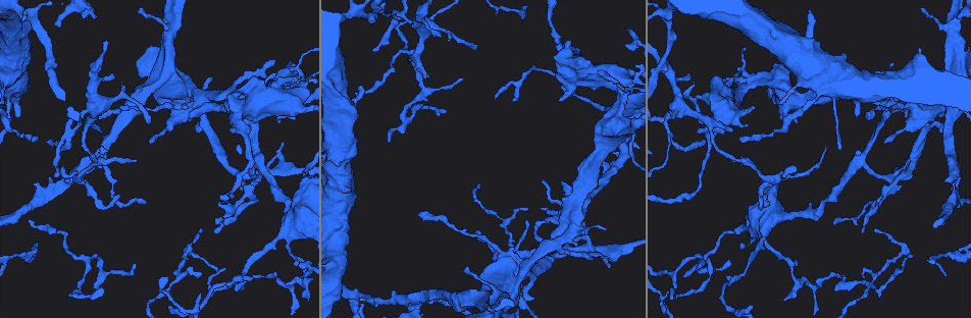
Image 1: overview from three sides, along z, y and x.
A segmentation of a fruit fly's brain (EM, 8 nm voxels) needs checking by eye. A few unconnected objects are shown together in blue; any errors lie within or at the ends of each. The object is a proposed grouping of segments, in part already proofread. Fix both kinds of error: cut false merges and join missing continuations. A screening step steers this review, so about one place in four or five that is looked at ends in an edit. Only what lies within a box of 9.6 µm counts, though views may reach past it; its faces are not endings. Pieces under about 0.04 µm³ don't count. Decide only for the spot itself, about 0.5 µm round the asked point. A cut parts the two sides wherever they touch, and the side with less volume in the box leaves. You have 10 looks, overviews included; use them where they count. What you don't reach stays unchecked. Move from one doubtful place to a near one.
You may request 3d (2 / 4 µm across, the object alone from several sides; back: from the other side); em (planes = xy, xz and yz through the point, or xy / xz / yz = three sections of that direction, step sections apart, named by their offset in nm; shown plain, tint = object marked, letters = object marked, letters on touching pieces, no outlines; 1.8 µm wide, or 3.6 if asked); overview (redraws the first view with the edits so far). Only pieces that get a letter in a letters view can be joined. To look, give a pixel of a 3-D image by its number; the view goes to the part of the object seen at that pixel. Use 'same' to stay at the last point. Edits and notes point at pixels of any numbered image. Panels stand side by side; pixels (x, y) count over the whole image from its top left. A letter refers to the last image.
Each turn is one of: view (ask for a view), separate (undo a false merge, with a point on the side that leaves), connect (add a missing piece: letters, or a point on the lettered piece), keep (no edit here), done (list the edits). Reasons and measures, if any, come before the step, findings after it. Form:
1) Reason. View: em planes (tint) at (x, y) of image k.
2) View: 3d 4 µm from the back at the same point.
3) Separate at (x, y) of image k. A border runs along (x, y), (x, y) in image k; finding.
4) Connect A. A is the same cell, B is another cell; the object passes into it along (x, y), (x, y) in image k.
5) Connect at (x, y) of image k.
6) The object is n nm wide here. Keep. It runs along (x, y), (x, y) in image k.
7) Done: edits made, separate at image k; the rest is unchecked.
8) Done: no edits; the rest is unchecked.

Calibre changes. View: em 3.6 µm yz step 4 (tint) at (295, 219) of image 1.

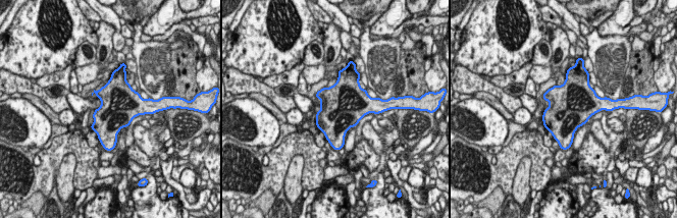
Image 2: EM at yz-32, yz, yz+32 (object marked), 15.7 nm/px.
View: em 3.6 µm planes (letters) at the same point.

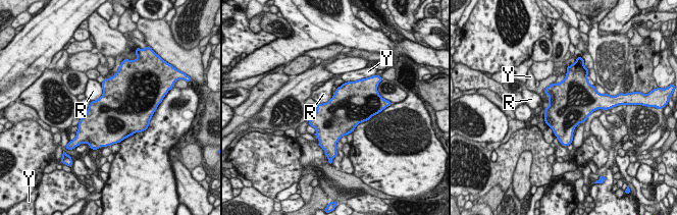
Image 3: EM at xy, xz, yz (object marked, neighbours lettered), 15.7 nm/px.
The longest contact is with R, 360 nm. Keep. R and Y are other cells; all the same neuron.

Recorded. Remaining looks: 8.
View: em planes (letters) at (755, 109) of image 1.

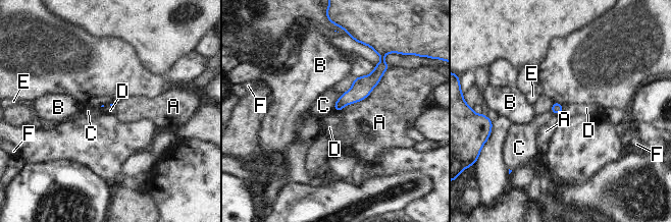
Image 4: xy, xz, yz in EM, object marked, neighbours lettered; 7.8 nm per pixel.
Keep. A, B, C, D, E and F are other cells; a border runs along (562, 104), (563, 112) in image 4; none of them fits.

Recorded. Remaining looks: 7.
Four or more arms meet. View: 3d 4 µm at (623, 97) of image 1.

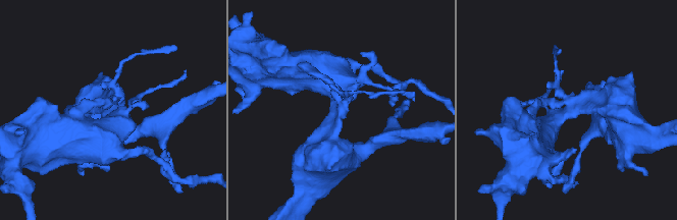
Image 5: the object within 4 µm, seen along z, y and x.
View: em xz step 8 (tint) at (336, 111) of image 5.

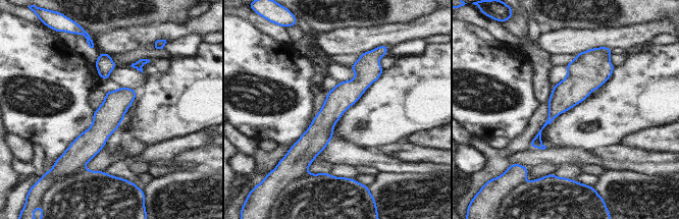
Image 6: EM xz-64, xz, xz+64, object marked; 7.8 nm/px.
View: em planes (letters) at the same point.

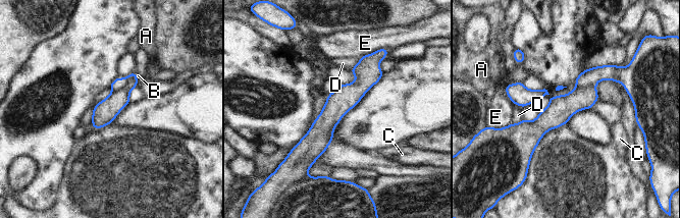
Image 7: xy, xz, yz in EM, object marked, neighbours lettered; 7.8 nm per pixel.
The object is 180 nm wide here; the longest contact is with E, 170 nm. Separate at (104, 113) of image 7. A, B, C, D and E are other cells; two neurons meet here.

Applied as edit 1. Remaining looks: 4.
Done: edits made, separate at image 7; the rest is unchecked.

